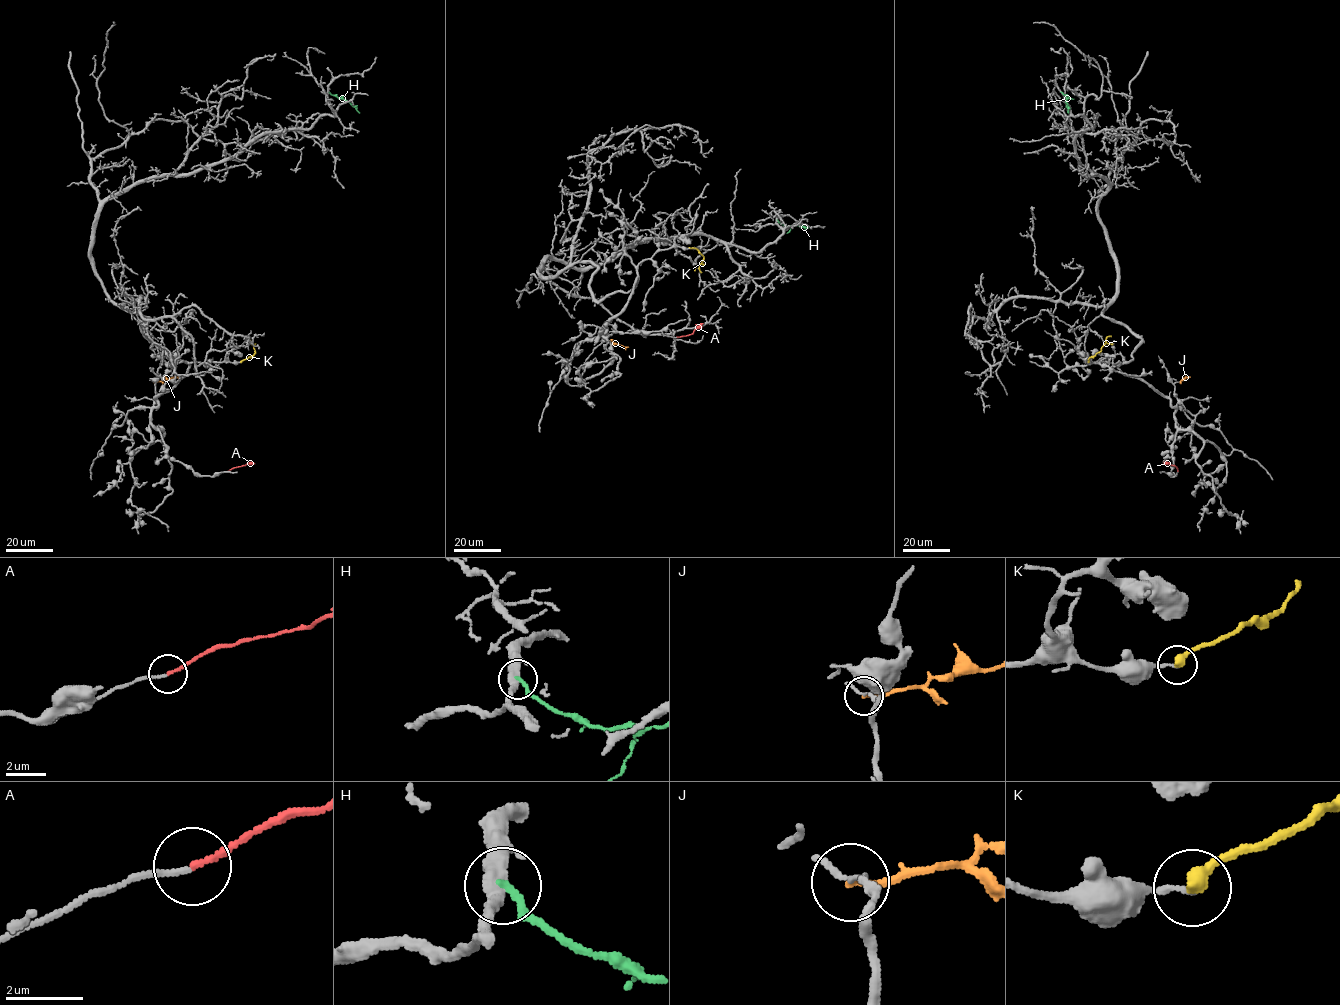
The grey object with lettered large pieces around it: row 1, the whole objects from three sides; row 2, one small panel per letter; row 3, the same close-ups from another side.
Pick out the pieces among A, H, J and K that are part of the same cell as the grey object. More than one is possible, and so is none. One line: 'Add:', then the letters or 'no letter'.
Add: A

